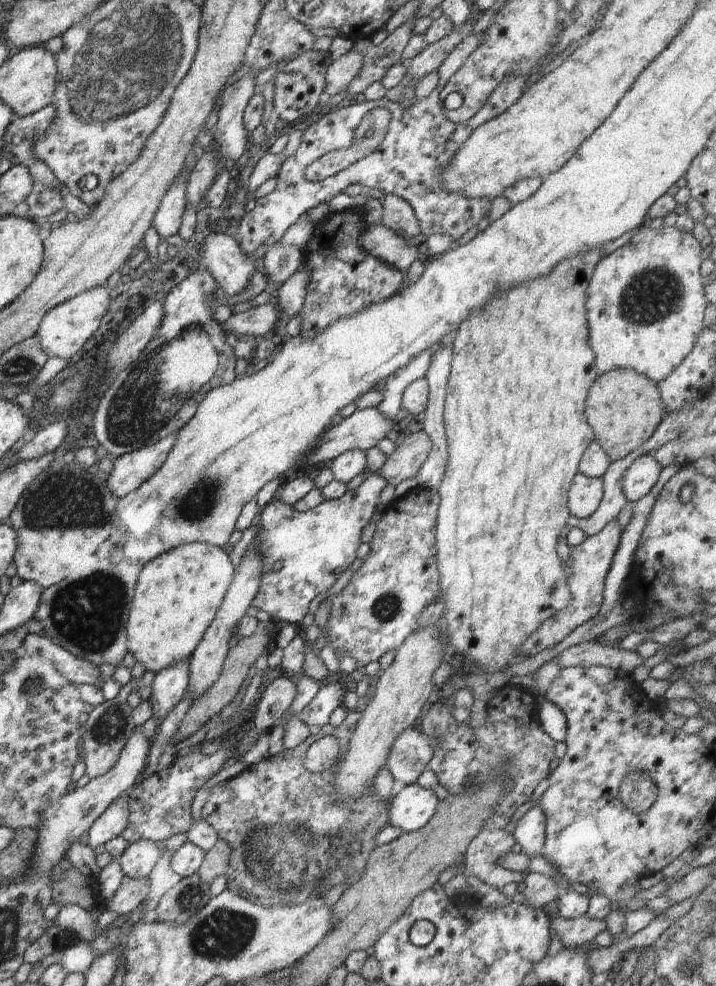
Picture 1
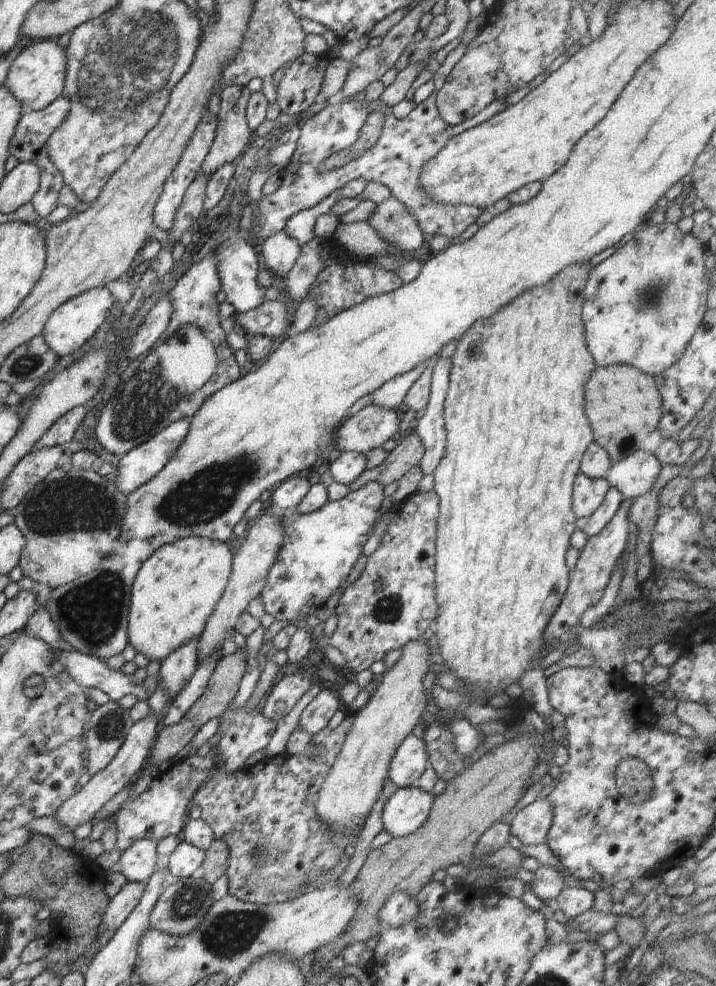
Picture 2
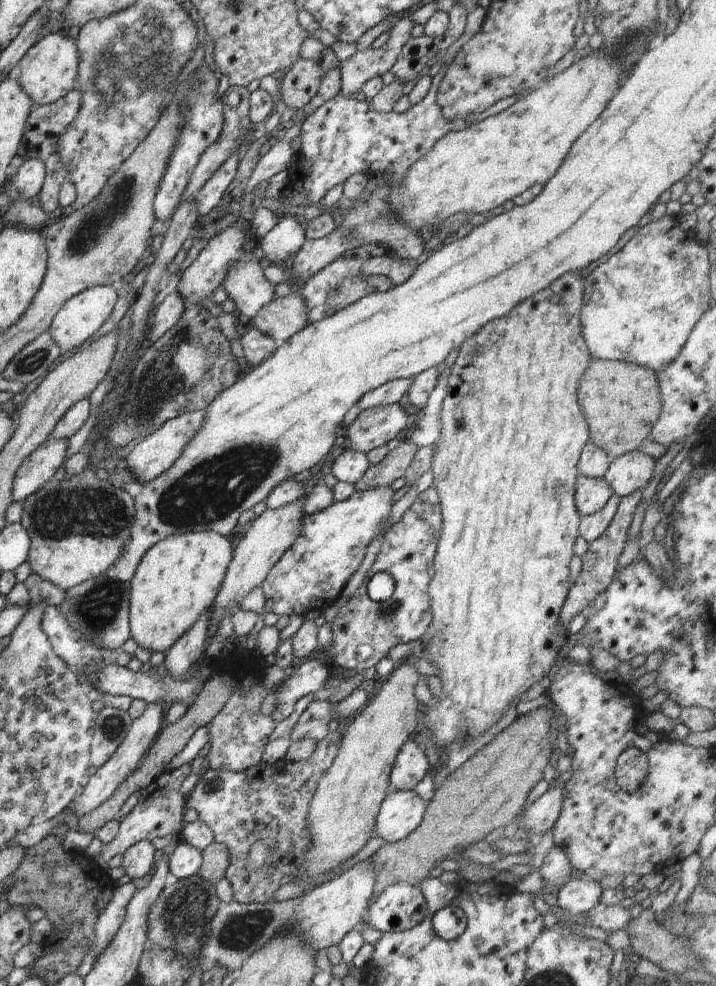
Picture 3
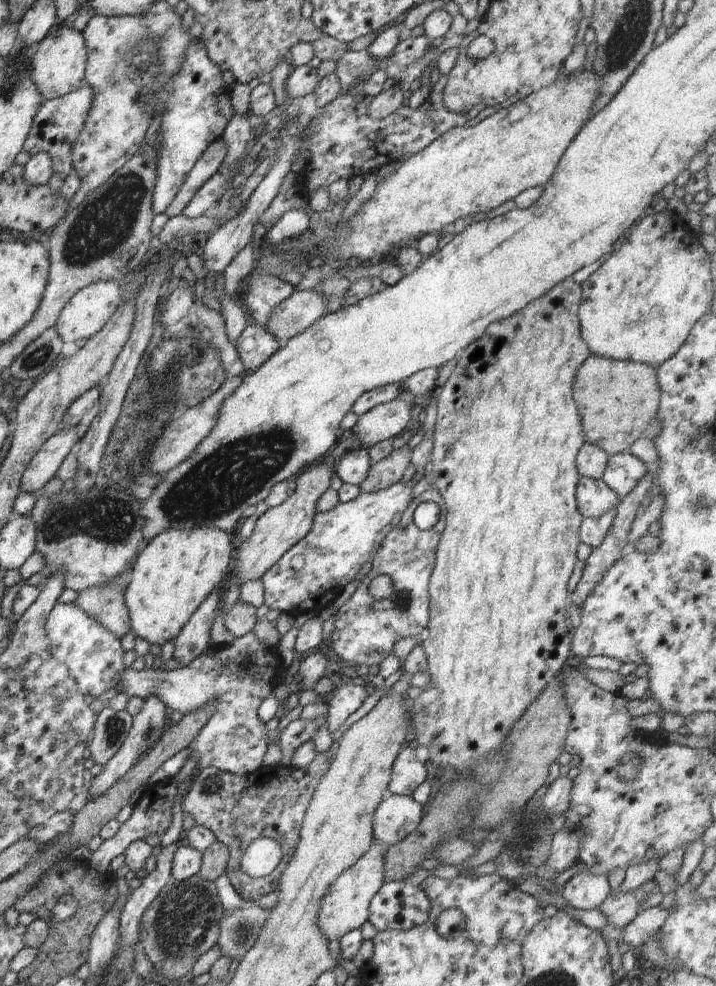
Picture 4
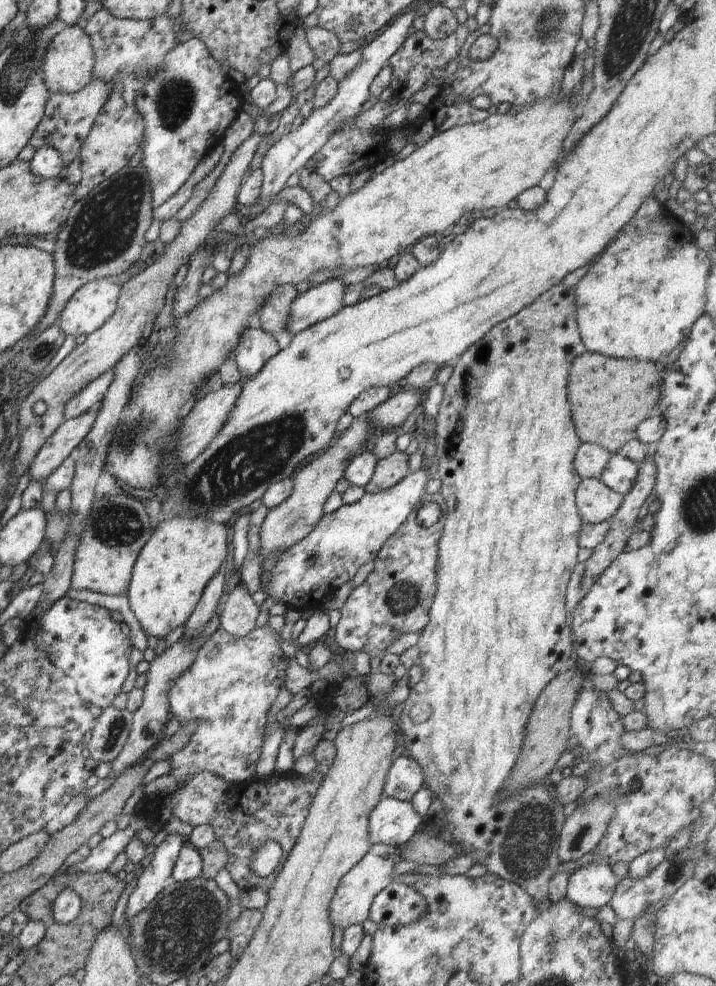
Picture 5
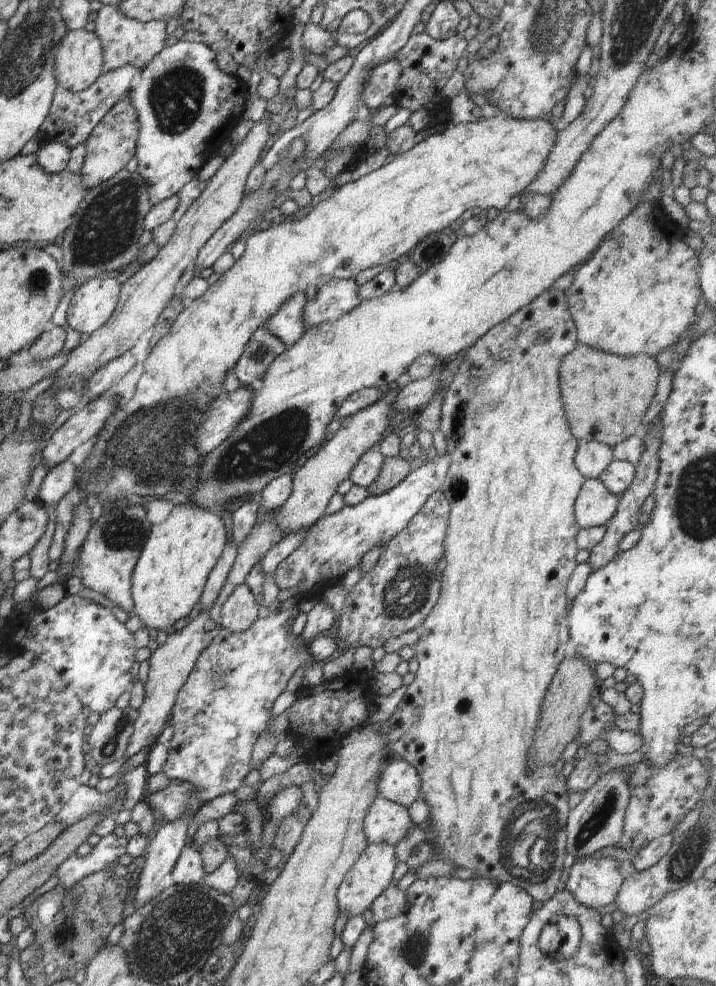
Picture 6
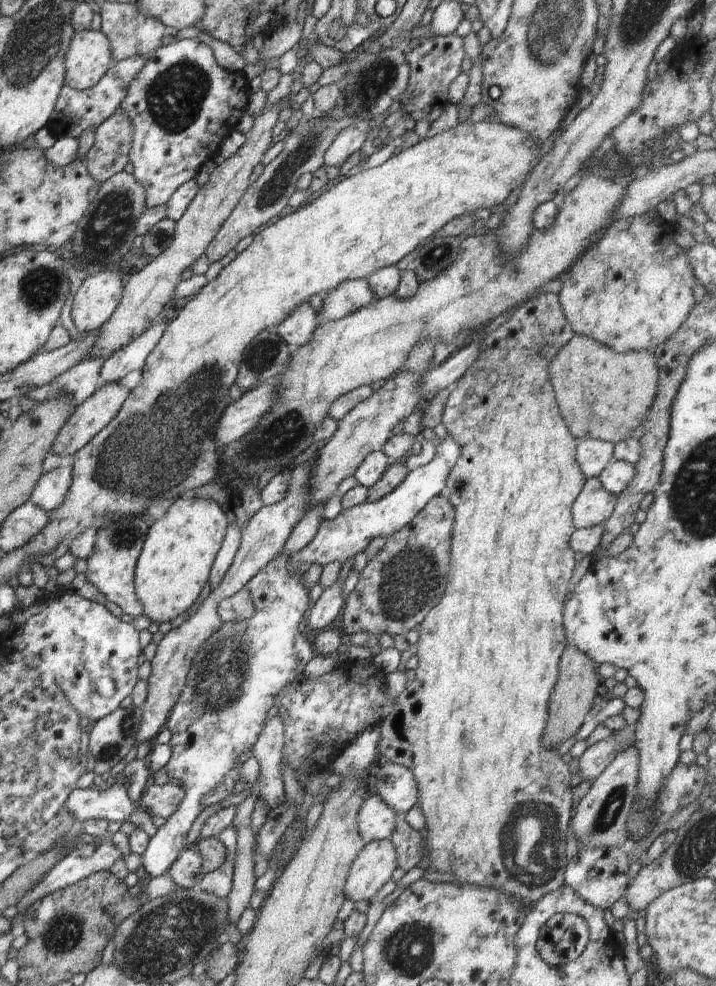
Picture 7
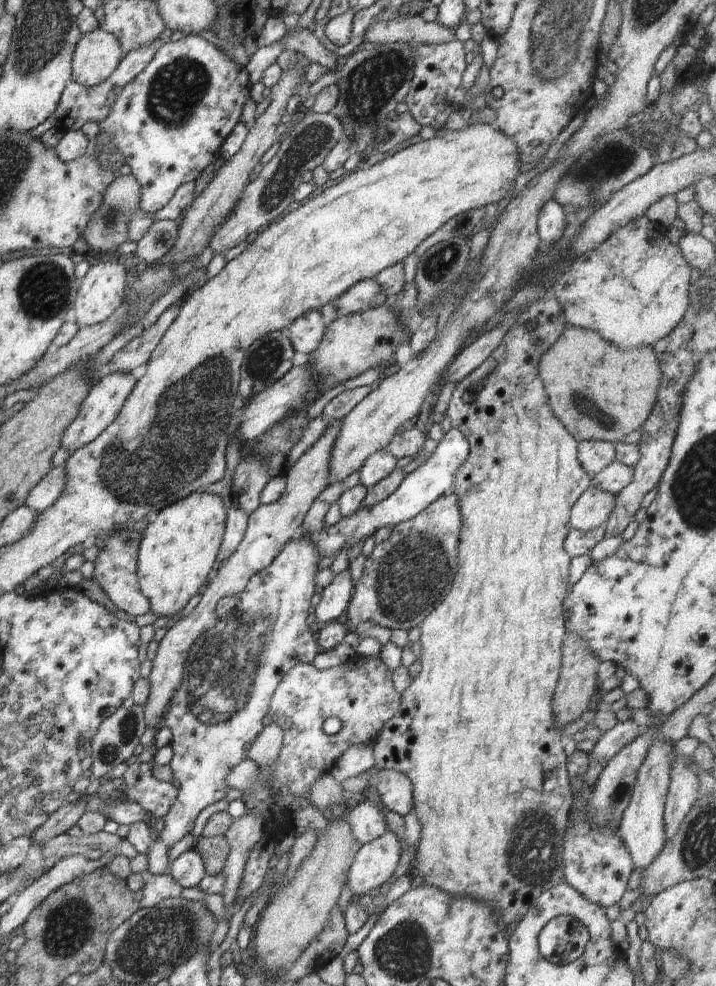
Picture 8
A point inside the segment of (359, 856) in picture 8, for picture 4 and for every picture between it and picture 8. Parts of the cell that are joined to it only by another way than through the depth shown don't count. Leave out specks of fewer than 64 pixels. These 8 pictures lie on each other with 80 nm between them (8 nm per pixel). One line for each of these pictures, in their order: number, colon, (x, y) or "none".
4: (345, 907)
5: (352, 899)
6: (371, 875)
7: (372, 868)

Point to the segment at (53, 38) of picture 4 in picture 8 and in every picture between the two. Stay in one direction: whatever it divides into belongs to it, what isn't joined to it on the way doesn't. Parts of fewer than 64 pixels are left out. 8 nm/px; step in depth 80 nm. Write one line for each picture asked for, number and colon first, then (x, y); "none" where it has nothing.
5: (67, 65)
6: (79, 58)
7: (88, 57)
8: (97, 54)

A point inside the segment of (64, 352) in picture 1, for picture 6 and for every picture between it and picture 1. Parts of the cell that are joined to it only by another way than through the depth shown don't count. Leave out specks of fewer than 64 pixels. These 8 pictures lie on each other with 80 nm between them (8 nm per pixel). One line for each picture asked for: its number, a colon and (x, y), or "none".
2: (76, 320)
3: (83, 314)
4: (89, 309)
5: (93, 304)
6: (93, 302)

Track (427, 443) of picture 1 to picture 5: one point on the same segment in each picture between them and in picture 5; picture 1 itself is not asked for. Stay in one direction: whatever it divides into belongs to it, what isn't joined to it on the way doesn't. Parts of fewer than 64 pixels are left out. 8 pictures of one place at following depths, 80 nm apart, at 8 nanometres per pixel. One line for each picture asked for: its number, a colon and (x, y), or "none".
2: (408, 452)
3: (393, 467)
4: (389, 471)
5: (389, 471)

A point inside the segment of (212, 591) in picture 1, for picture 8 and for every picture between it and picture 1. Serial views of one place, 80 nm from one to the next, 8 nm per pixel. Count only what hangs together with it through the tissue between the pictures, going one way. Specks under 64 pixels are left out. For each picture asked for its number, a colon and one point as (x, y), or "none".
2: (175, 592)
3: (177, 580)
4: (173, 574)
5: (173, 568)
6: (168, 579)
7: (173, 567)
8: (178, 549)

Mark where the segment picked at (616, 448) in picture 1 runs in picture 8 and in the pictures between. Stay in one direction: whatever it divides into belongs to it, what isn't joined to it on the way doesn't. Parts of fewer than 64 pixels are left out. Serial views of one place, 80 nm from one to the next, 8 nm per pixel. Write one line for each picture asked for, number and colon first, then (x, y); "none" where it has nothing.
2: (624, 406)
3: (621, 401)
4: (617, 400)
5: (611, 398)
6: (605, 398)
7: (602, 395)
8: (598, 392)

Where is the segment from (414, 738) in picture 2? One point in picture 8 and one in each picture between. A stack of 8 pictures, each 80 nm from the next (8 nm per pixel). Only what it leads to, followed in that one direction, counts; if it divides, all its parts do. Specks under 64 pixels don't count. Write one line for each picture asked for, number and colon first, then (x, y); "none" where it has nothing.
3: (409, 767)
4: (408, 773)
5: (405, 777)
6: (400, 782)
7: (395, 784)
8: (395, 790)

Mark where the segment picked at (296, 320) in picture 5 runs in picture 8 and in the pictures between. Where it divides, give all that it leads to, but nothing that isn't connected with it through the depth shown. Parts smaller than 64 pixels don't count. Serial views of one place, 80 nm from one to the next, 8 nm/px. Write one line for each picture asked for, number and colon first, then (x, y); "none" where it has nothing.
6: (333, 299)
7: (348, 297)
8: (366, 294)

